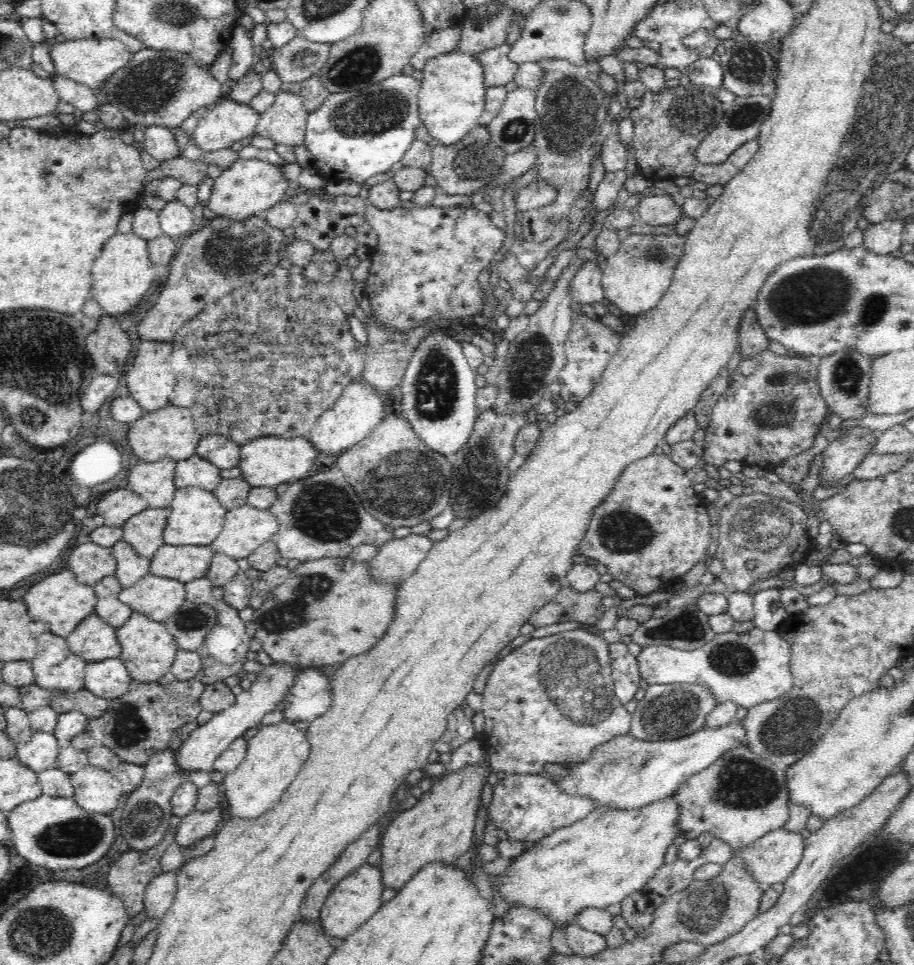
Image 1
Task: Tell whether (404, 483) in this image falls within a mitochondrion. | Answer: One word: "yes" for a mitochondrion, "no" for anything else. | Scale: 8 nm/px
yes

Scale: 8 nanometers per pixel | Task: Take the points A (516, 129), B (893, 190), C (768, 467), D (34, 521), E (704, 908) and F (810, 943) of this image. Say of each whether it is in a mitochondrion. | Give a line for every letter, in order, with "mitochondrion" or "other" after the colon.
A: mitochondrion
B: mitochondrion
C: other
D: mitochondrion
E: mitochondrion
F: other

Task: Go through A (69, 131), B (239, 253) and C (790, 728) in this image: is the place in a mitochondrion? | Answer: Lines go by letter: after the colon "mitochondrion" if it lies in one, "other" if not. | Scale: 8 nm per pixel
A: other
B: mitochondrion
C: mitochondrion

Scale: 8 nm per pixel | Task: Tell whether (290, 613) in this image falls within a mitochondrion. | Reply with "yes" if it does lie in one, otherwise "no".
yes

